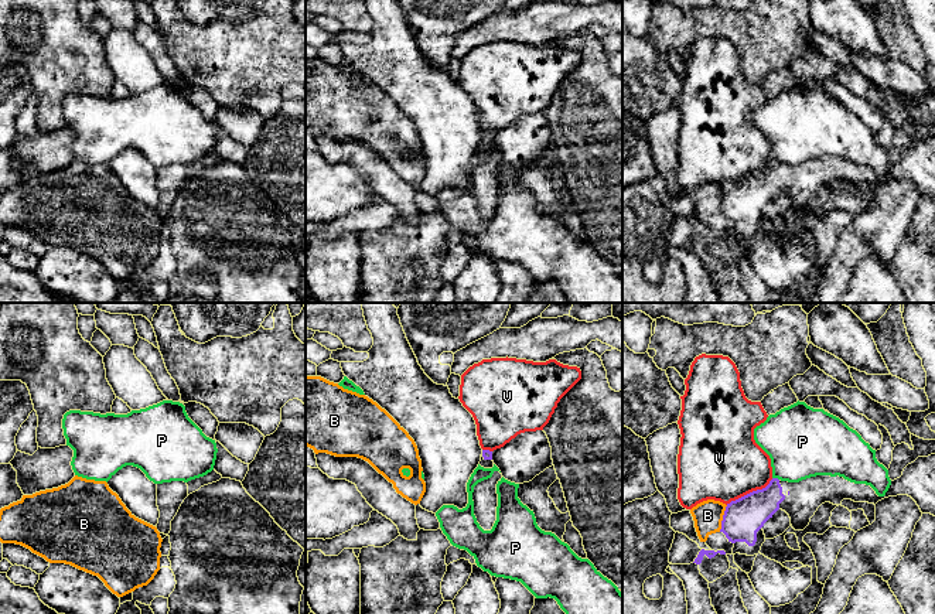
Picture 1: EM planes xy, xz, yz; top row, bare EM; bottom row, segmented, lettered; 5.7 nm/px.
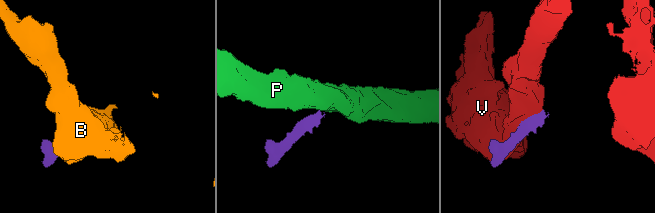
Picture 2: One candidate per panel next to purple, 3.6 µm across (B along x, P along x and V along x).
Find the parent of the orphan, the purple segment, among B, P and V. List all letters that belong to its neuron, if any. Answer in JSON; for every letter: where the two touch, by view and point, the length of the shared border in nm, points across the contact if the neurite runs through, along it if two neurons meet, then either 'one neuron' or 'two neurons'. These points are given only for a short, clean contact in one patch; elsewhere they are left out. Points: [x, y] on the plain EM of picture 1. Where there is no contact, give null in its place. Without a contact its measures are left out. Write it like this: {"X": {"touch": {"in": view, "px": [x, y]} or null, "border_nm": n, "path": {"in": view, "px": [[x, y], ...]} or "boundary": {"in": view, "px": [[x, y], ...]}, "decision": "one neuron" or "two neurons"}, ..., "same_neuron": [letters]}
{"B": {"touch": {"in": "yz", "px": [723, 201]}, "border_nm": 160, "decision": "two neurons"}, "P": {"touch": {"in": "yz", "px": [775, 161]}, "border_nm": 40, "boundary": {"in": "yz", "px": [[773, 160], [778, 163]]}, "decision": "two neurons"}, "V": {"touch": {"in": "yz", "px": [750, 176]}, "border_nm": 300, "boundary": {"in": "yz", "px": [[773, 161], [764, 170], [726, 187]]}, "decision": "two neurons"}, "same_neuron": []}

